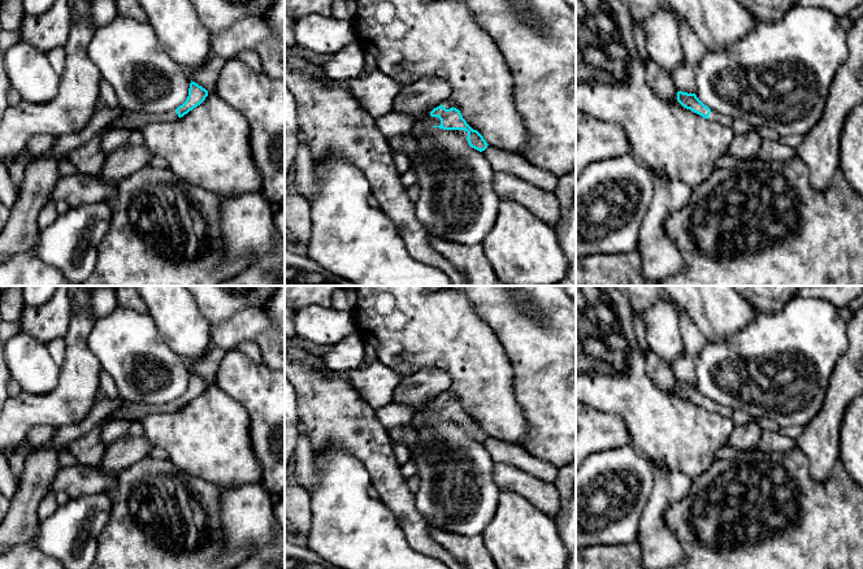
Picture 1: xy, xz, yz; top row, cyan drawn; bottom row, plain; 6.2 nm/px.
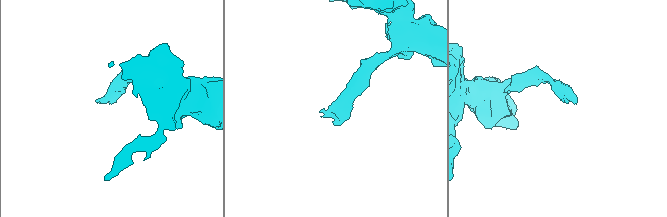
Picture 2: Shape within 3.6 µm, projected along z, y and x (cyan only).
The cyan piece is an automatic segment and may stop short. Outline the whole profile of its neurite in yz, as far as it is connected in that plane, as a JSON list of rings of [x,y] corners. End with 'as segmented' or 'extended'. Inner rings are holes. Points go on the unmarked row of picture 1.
[[[678,382],[677,383],[677,392],[686,400],[690,400],[691,403],[702,407],[703,409],[707,409],[710,412],[716,412],[724,417],[730,417],[733,413],[733,409],[729,407],[719,405],[717,403],[710,400],[707,396],[704,396],[695,385],[688,385]]]; extended

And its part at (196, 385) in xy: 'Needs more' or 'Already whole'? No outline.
Needs more

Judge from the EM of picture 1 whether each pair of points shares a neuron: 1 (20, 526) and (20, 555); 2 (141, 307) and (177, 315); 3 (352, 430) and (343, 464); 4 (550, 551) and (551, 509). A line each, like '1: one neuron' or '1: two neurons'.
1: two neurons
2: two neurons
3: two neurons
4: two neurons

